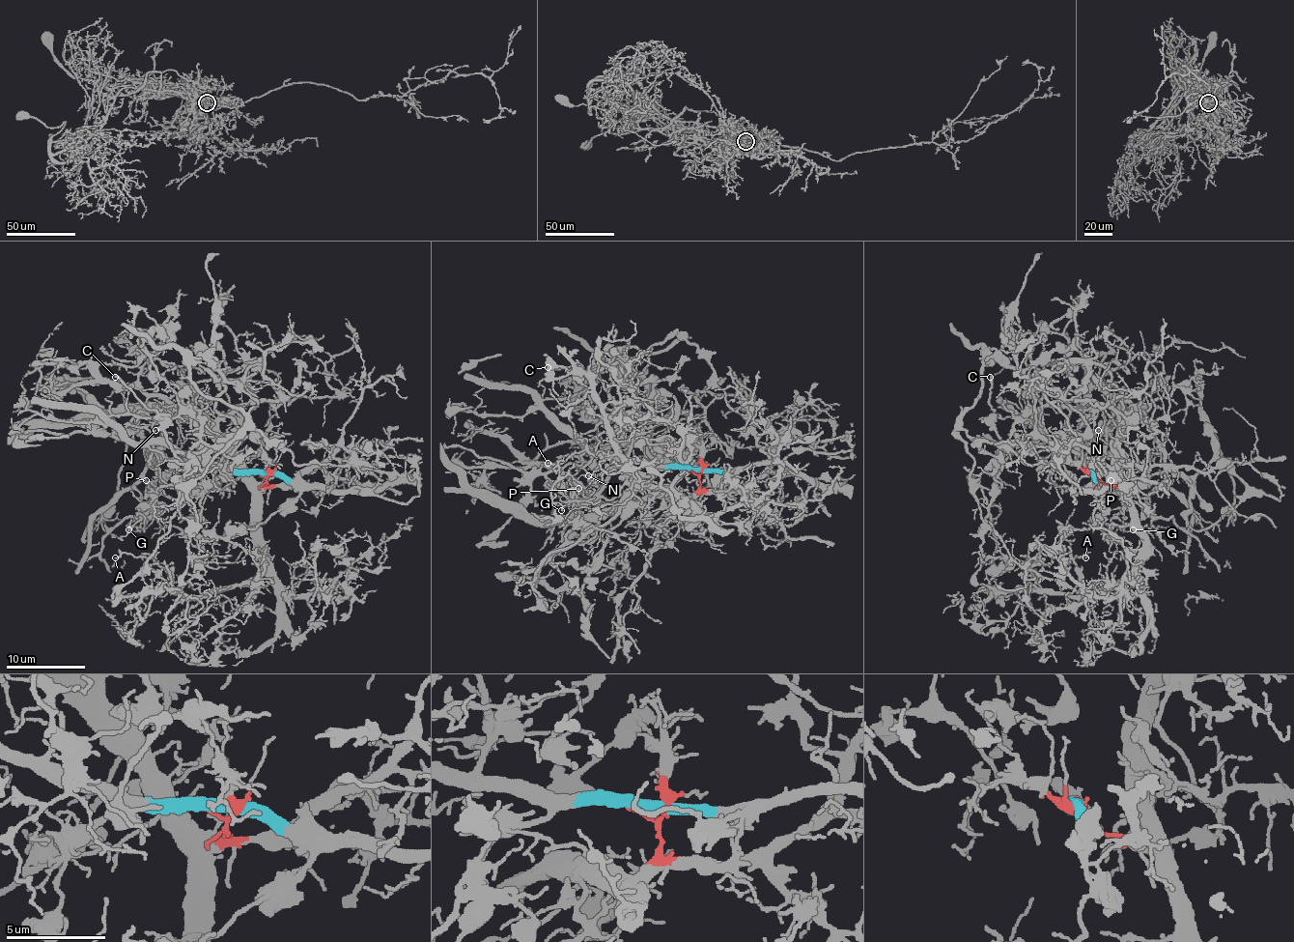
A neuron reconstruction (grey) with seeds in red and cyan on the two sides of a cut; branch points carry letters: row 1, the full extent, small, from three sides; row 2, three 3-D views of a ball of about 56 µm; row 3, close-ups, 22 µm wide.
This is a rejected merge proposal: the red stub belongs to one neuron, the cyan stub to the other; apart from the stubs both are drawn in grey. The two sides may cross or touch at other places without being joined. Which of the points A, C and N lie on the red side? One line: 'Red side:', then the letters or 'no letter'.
Red side: A

